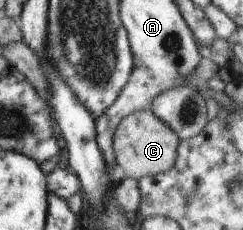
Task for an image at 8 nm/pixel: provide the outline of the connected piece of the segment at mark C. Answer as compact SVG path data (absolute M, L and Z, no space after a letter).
M152 110L136 111L122 119L113 135L114 157L121 176L140 181L143 177L158 175L174 167L181 140Z

